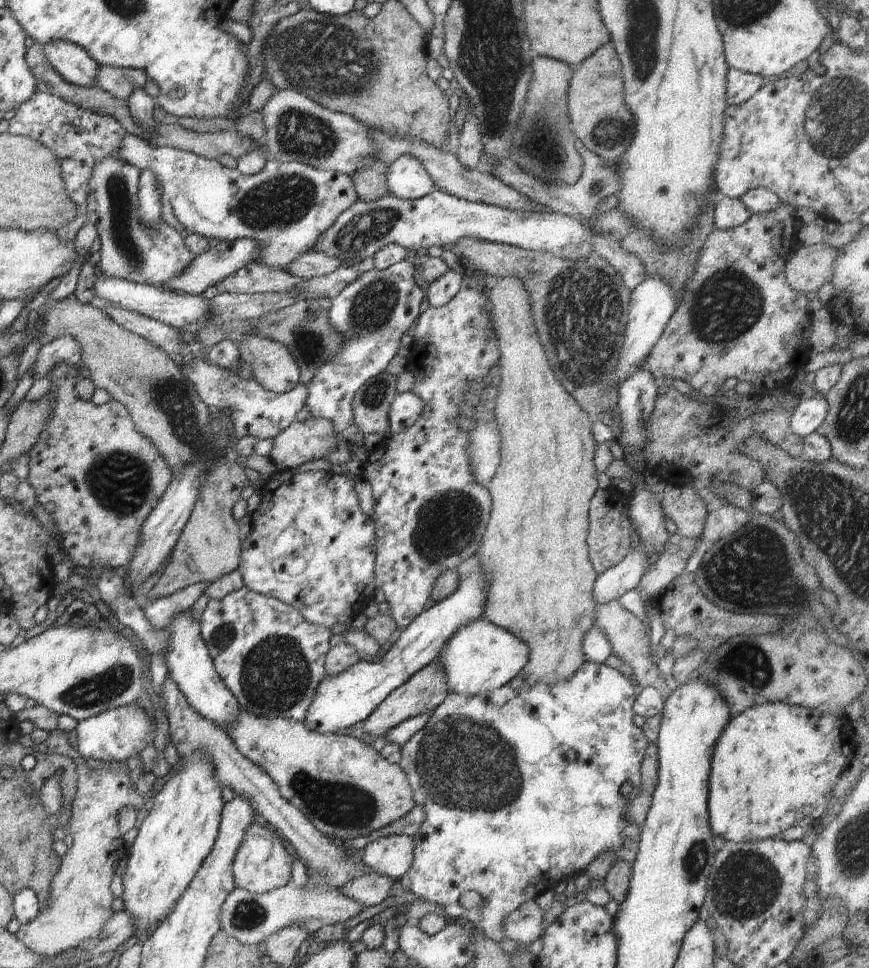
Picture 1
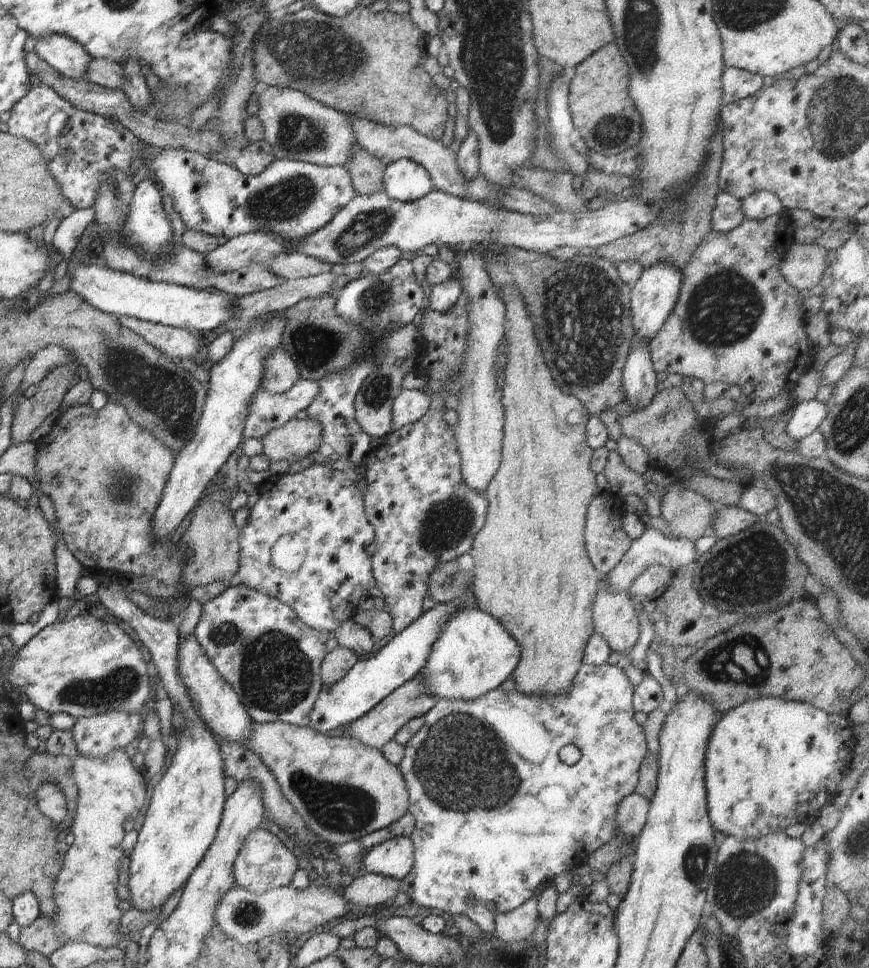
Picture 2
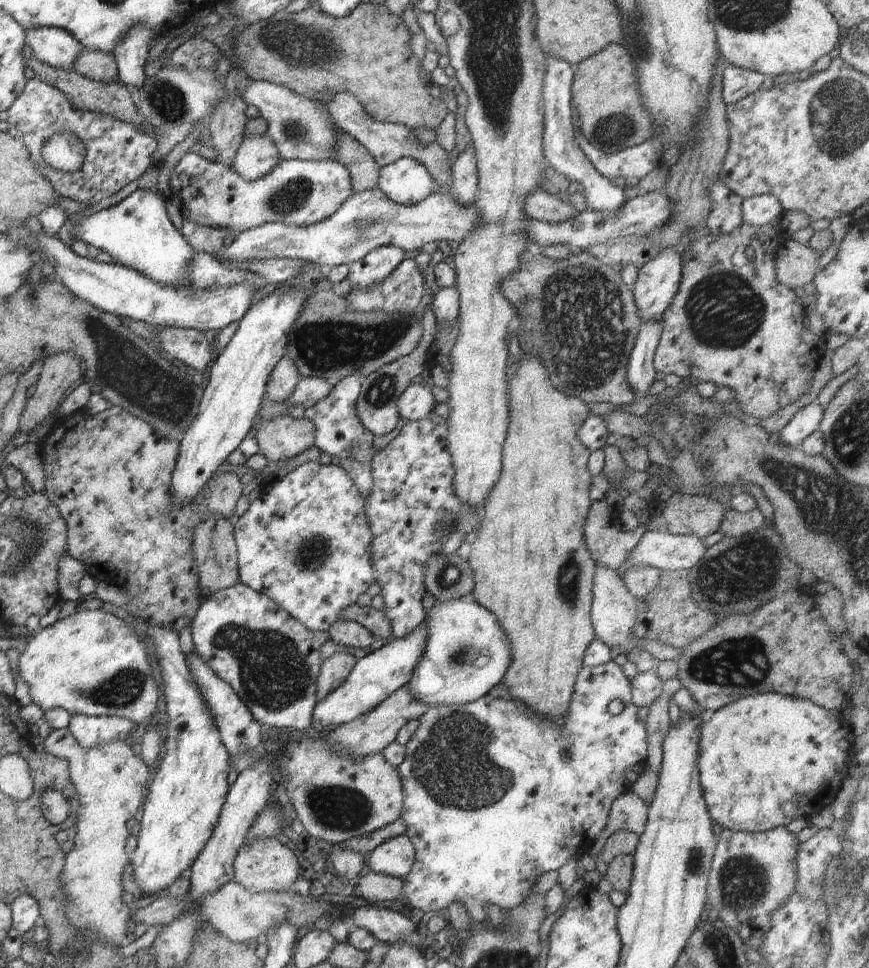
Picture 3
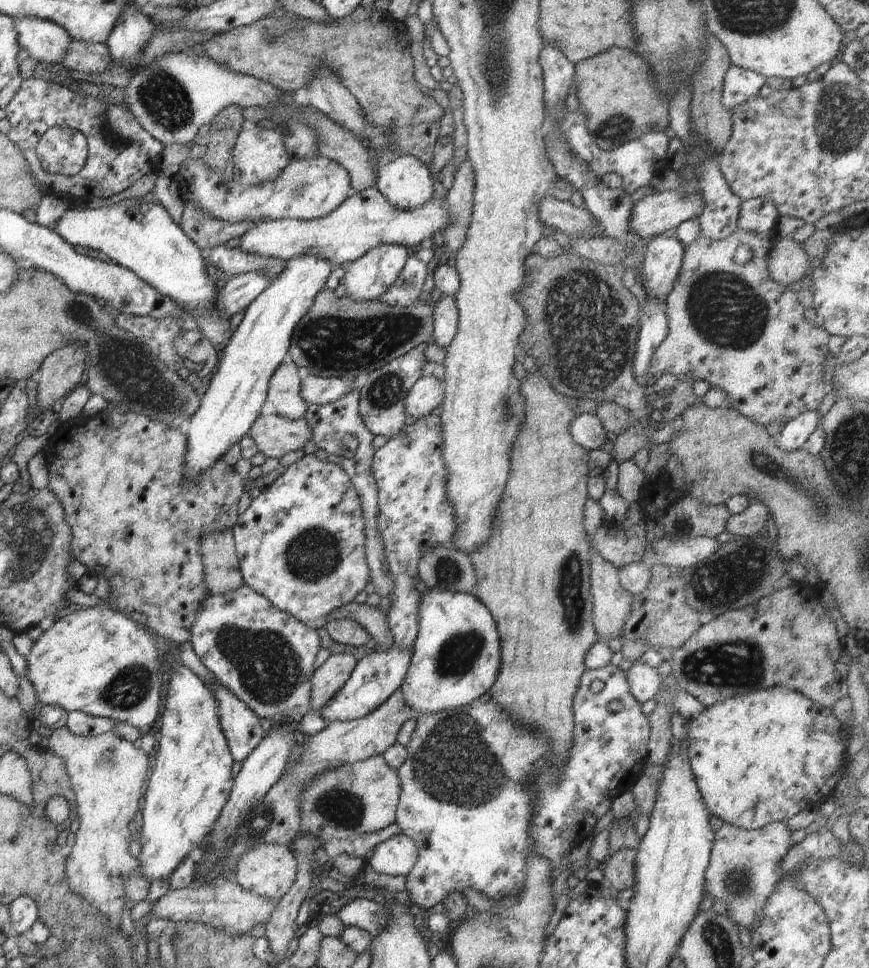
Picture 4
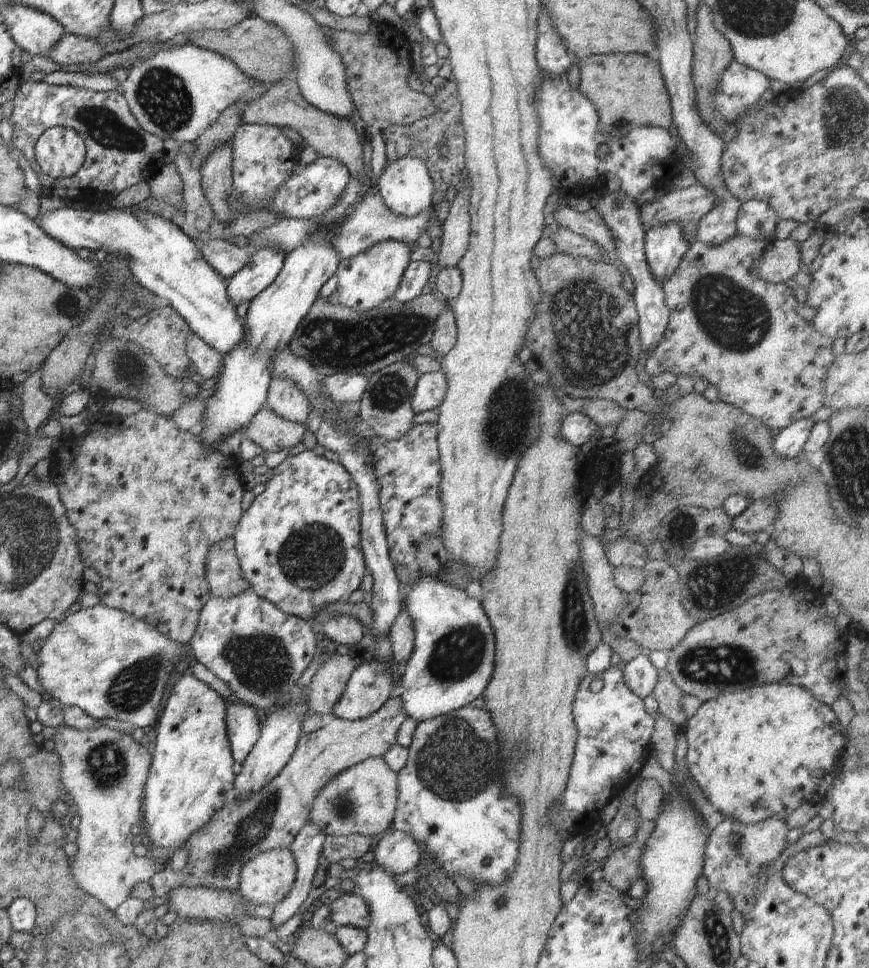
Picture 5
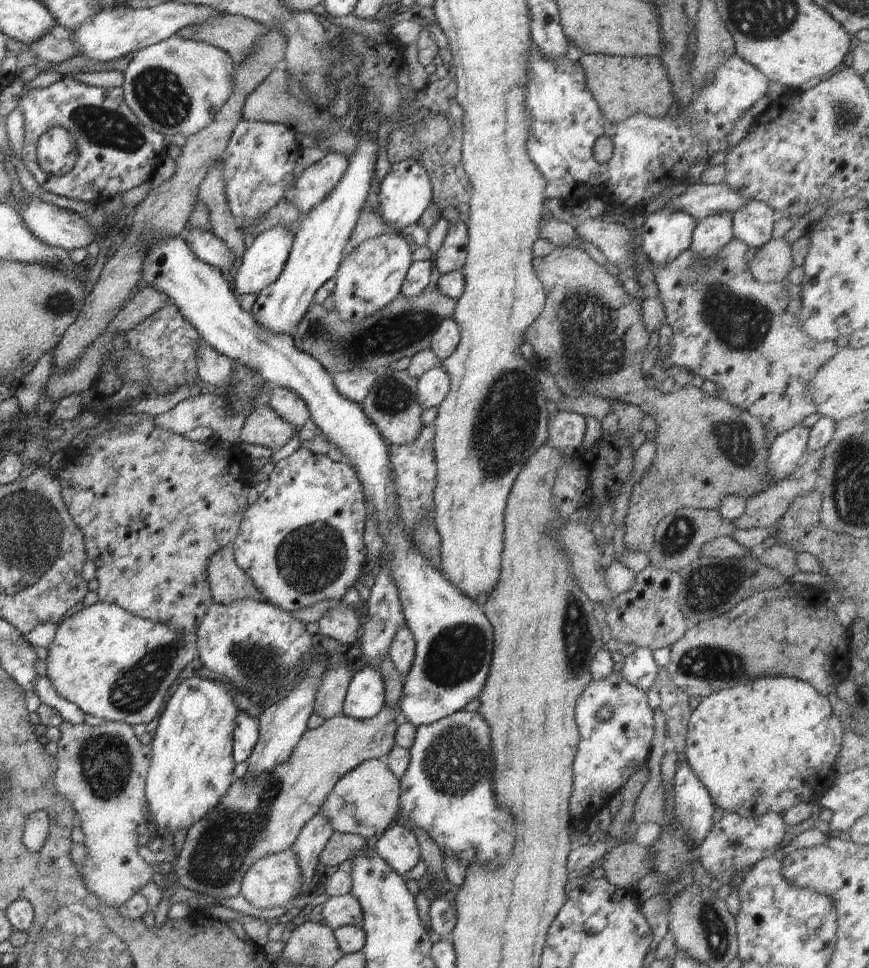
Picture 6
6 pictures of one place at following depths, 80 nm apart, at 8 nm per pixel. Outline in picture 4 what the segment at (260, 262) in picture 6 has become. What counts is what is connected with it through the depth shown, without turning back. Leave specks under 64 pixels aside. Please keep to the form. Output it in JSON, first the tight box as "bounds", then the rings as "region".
{"bounds":[215,271,271,320],"region":[[[256,271],[234,275],[228,278],[224,284],[221,284],[215,298],[215,308],[224,319],[230,320],[234,315],[243,313],[270,284],[271,282],[268,280],[268,277]]]}

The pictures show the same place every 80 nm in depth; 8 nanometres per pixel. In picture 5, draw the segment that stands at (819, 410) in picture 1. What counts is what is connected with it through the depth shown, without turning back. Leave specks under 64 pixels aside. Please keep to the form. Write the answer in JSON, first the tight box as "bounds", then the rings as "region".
{"bounds":[773,417,815,458],"region":[[[812,417],[803,418],[783,428],[773,438],[773,449],[782,458],[794,458],[803,452],[804,445],[815,425]]]}

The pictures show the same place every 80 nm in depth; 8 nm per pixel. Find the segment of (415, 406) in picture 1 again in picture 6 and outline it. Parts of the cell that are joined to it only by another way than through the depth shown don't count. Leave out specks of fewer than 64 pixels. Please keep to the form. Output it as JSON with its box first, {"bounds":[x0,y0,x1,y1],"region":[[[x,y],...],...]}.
{"bounds":[416,366,450,410],"region":[[[440,366],[427,370],[417,382],[416,400],[422,410],[437,408],[444,402],[450,390],[448,373]]]}

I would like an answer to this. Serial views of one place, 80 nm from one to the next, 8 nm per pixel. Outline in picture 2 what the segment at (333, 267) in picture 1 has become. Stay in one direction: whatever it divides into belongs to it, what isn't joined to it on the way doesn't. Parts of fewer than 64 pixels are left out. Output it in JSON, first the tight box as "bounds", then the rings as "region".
{"bounds":[266,251,333,281],"region":[[[295,251],[292,254],[280,255],[274,258],[266,266],[270,268],[270,272],[274,276],[286,281],[331,273],[333,268],[332,265],[326,264],[326,262],[318,262],[310,256],[304,256],[304,254],[298,254]]]}

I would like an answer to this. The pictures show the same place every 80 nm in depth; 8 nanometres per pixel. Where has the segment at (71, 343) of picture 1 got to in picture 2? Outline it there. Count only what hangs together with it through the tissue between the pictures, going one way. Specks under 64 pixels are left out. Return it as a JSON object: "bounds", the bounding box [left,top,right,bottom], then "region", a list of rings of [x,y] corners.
{"bounds":[14,346,75,414],"region":[[[48,346],[48,348],[36,352],[36,355],[32,358],[32,362],[30,362],[24,372],[24,378],[22,378],[22,382],[20,383],[18,393],[14,396],[14,414],[16,414],[18,406],[20,406],[19,399],[24,396],[24,392],[30,386],[40,383],[50,370],[73,361],[75,361],[73,353],[66,346]]]}

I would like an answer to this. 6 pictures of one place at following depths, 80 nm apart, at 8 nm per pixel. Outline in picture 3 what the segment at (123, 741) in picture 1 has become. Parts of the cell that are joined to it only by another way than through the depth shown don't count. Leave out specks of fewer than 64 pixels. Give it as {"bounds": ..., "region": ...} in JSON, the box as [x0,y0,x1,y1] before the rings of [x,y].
{"bounds":[69,715,135,751],"region":[[[72,715],[69,730],[79,746],[86,751],[102,747],[111,741],[125,741],[135,724],[129,719],[115,715]]]}

